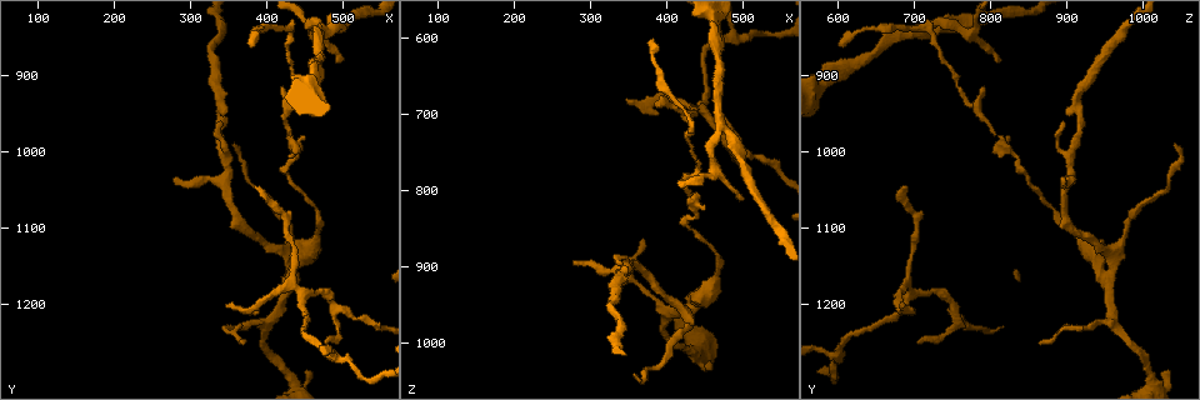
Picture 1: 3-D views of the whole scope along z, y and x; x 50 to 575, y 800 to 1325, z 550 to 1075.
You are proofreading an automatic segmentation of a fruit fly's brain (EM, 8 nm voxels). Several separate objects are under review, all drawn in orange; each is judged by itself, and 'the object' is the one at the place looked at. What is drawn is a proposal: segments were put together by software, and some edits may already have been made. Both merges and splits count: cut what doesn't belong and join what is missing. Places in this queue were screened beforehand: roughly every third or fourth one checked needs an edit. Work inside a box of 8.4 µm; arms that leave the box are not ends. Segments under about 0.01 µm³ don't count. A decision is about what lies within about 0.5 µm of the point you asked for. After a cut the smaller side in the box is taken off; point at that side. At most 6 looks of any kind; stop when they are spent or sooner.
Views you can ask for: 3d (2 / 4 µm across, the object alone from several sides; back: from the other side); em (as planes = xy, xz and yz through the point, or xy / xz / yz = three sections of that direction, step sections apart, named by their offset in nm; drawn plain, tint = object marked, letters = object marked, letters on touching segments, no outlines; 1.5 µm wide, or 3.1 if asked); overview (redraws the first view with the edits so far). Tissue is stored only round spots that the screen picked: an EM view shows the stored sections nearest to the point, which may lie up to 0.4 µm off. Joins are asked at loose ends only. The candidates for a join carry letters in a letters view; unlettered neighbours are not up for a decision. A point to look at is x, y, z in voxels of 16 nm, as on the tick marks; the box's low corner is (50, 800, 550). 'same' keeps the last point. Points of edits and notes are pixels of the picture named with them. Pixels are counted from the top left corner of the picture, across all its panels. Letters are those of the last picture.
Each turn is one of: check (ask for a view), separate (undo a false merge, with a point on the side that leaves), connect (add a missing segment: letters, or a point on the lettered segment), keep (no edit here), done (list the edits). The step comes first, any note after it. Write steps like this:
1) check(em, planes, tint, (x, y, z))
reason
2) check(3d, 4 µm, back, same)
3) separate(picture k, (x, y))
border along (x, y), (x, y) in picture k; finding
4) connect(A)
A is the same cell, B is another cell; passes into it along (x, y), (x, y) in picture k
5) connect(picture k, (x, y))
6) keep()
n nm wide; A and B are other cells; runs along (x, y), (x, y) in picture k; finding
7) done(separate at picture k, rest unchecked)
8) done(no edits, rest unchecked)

check(3d, 2 µm, (280, 1040, 895))
an open end

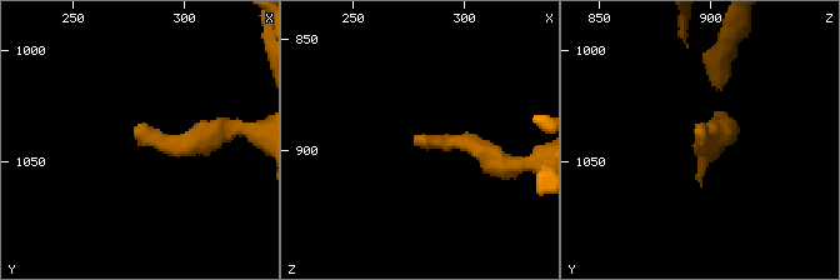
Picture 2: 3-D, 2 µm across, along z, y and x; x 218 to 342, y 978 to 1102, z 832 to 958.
check(em, yz, step 8, letters, (277, 1036, 894))

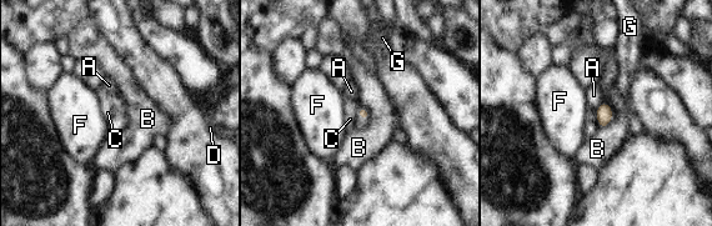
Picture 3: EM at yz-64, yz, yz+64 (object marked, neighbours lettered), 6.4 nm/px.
connect(D)
D is the same cell, A, B, C, F and G are other cells; passes into it along (362, 112), (362, 119), (359, 124) in picture 3; it goes on there

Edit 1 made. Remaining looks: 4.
check(overview)
redraw

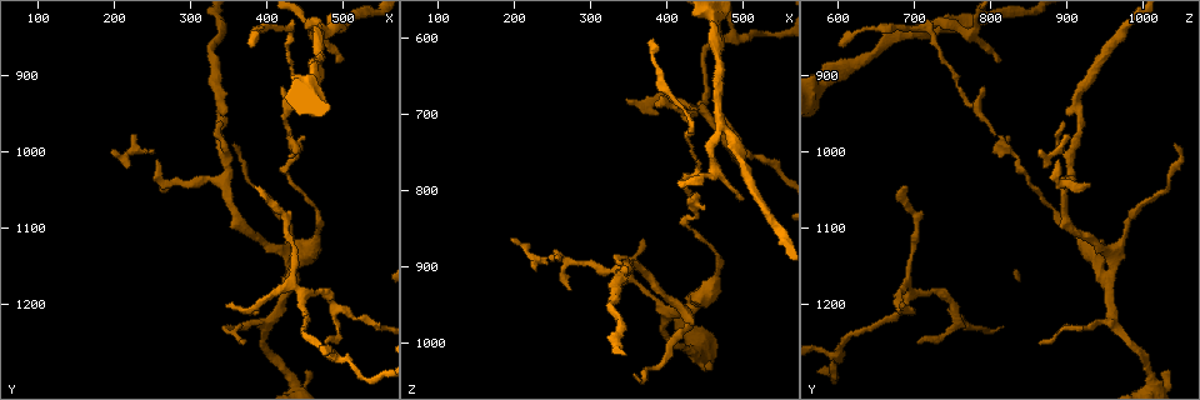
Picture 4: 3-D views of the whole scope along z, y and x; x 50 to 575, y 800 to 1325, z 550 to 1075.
check(em, xy, step 4, letters, (430, 1165, 955))
four arms meet

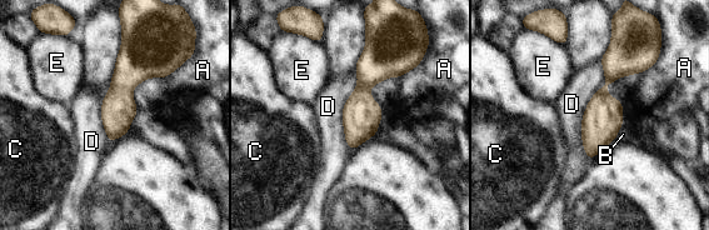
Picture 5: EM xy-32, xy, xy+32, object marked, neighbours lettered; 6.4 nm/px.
keep()
240 nm wide; A, B, C, D and E are other cells; all the same neuron

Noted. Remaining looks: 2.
check(em, xz, step 4, tint, (445, 1190, 695))
looks like a crossing

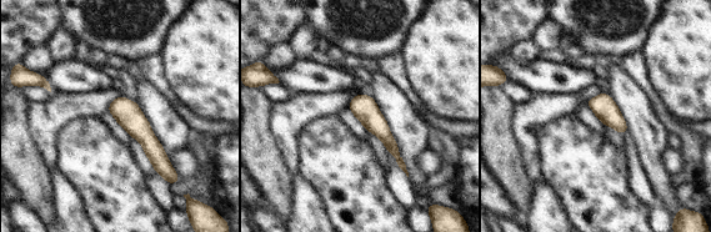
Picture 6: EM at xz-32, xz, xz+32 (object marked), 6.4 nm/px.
check(em, planes, letters, same)
cut it another way

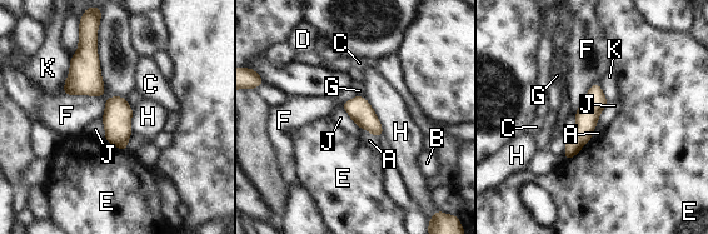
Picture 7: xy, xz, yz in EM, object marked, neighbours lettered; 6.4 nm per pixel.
keep()
A, B, C, D, E, F, G, H, J and K are other cells; border along (608, 101), (596, 127) in picture 7; continuous, no second neuron

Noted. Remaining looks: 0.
done(connect at picture 3, rest unchecked)

